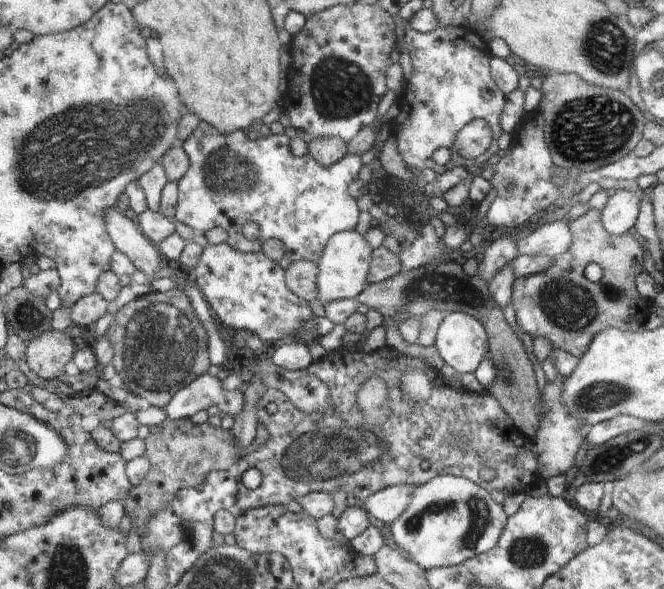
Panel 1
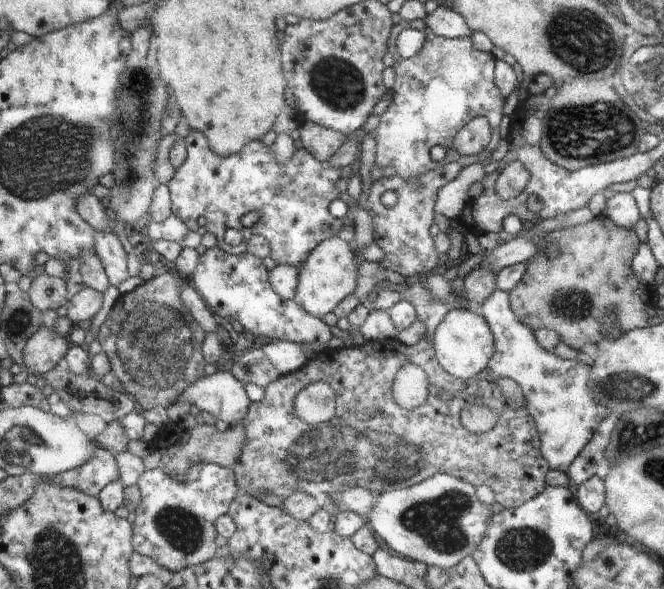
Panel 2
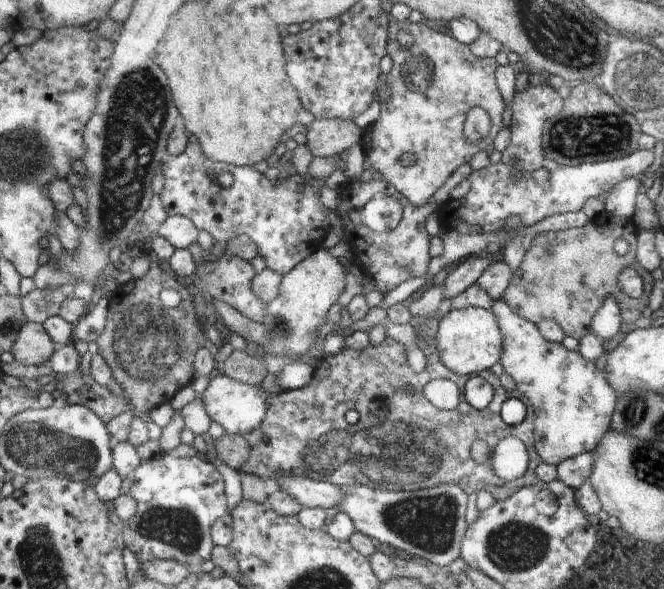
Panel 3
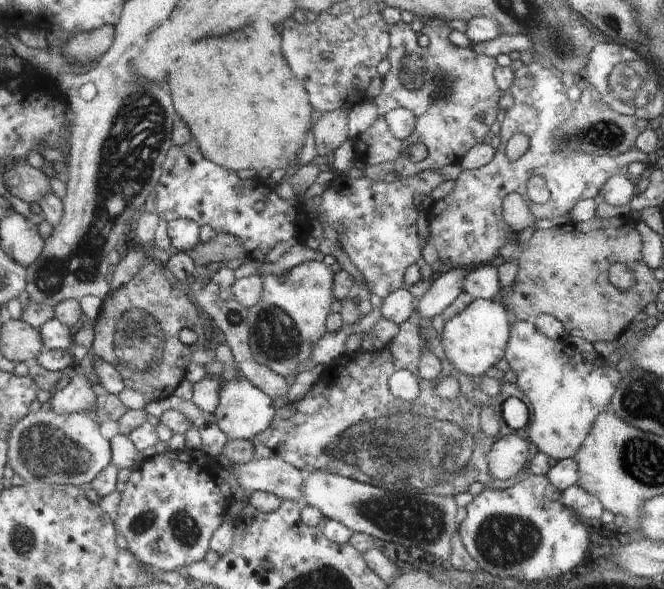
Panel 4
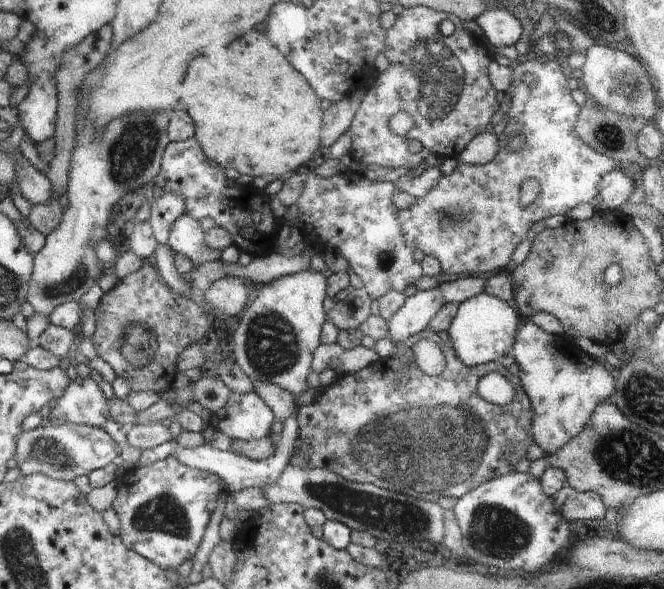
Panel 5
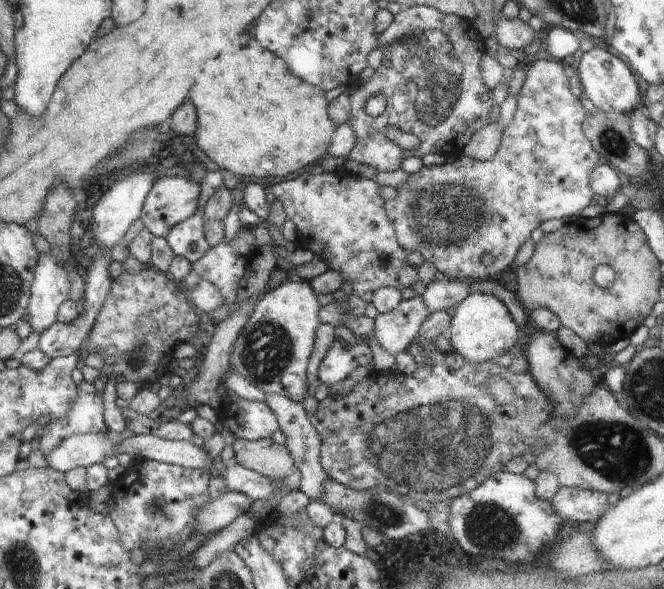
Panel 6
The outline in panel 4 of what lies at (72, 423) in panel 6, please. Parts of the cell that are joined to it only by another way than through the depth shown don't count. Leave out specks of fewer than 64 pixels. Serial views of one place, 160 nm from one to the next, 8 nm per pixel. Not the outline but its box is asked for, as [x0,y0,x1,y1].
[48,371,95,414]

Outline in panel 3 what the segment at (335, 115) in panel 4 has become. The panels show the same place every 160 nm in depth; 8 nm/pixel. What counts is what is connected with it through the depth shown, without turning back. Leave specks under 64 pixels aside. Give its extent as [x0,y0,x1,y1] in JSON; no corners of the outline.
[304,119,362,157]

